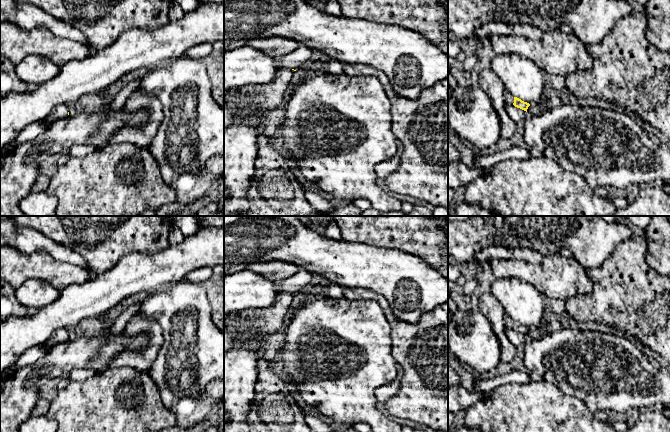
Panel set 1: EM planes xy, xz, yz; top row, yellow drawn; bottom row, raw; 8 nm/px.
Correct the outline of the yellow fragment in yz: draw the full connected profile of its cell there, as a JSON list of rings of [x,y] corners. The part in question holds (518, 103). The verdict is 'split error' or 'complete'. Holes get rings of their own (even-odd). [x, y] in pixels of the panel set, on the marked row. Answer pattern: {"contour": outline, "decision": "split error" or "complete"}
{"contour": [[[505,91],[504,94],[505,101],[508,104],[513,104],[515,107],[520,108],[527,112],[528,114],[528,107],[530,106],[529,103],[522,101],[517,97],[513,97],[509,92]]], "decision": "split error"}

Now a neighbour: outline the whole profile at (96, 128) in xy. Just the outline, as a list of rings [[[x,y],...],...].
[[[109,101],[97,111],[78,110],[74,115],[56,120],[33,140],[0,154],[0,216],[25,216],[19,203],[31,193],[40,168],[51,160],[48,154],[54,146],[105,148],[120,129],[144,126],[147,122],[144,108],[129,114],[124,108],[112,110]]]

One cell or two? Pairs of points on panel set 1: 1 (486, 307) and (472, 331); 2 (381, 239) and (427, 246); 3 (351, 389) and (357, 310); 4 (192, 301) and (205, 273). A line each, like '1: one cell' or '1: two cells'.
1: two cells
2: one cell
3: one cell
4: two cells

